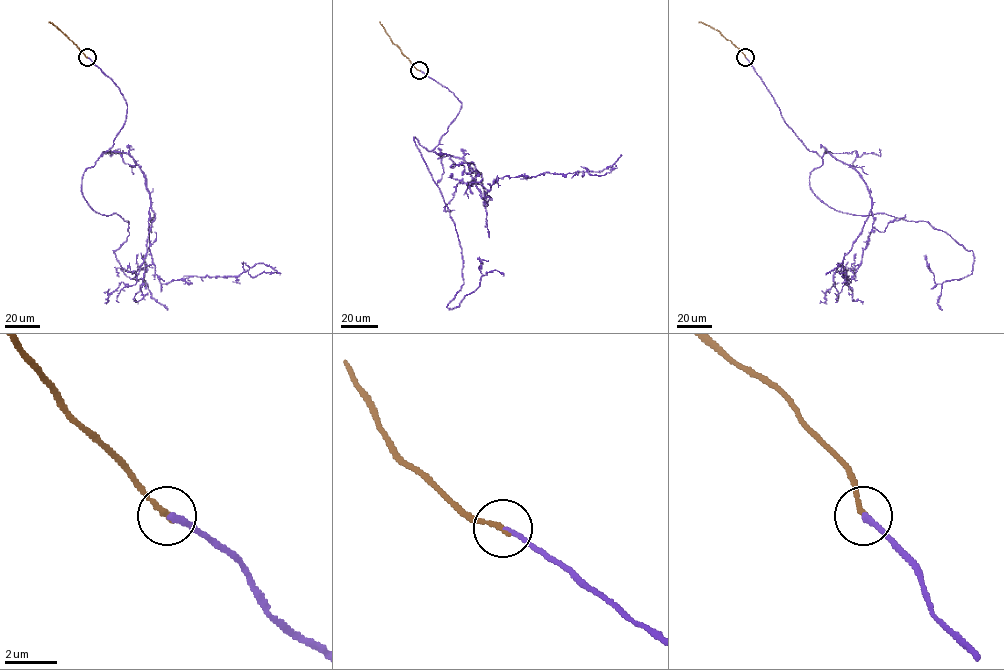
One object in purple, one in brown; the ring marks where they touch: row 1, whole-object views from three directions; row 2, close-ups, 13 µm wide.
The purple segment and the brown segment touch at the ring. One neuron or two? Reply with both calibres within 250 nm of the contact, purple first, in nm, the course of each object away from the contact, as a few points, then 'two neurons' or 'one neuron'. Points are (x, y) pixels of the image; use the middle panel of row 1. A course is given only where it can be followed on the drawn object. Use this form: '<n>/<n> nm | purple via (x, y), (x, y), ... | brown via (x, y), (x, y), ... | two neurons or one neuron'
190/240 nm | purple via (419, 70), (461, 103), (433, 150), (414, 137), (462, 250), (463, 284), (447, 307), (479, 287), (488, 260) | brown via (419, 70), (392, 42), (379, 22) | two neurons

